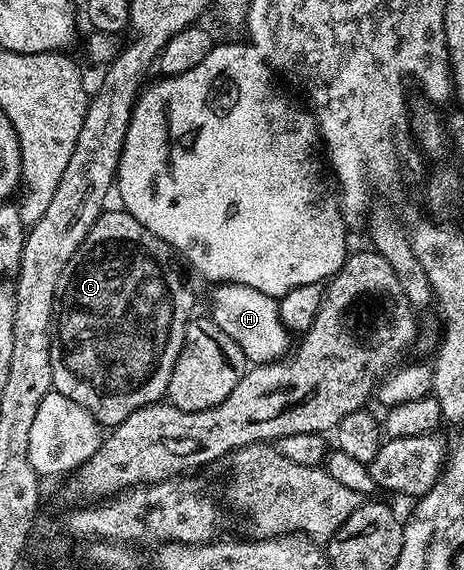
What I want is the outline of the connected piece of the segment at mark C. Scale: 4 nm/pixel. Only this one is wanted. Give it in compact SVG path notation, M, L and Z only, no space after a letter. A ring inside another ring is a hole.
M105 210L93 222L85 242L69 258L59 279L51 333L51 386L73 398L104 429L125 422L129 414L166 397L173 366L181 354L188 320L195 300L175 265L170 244L153 234L126 210Z

